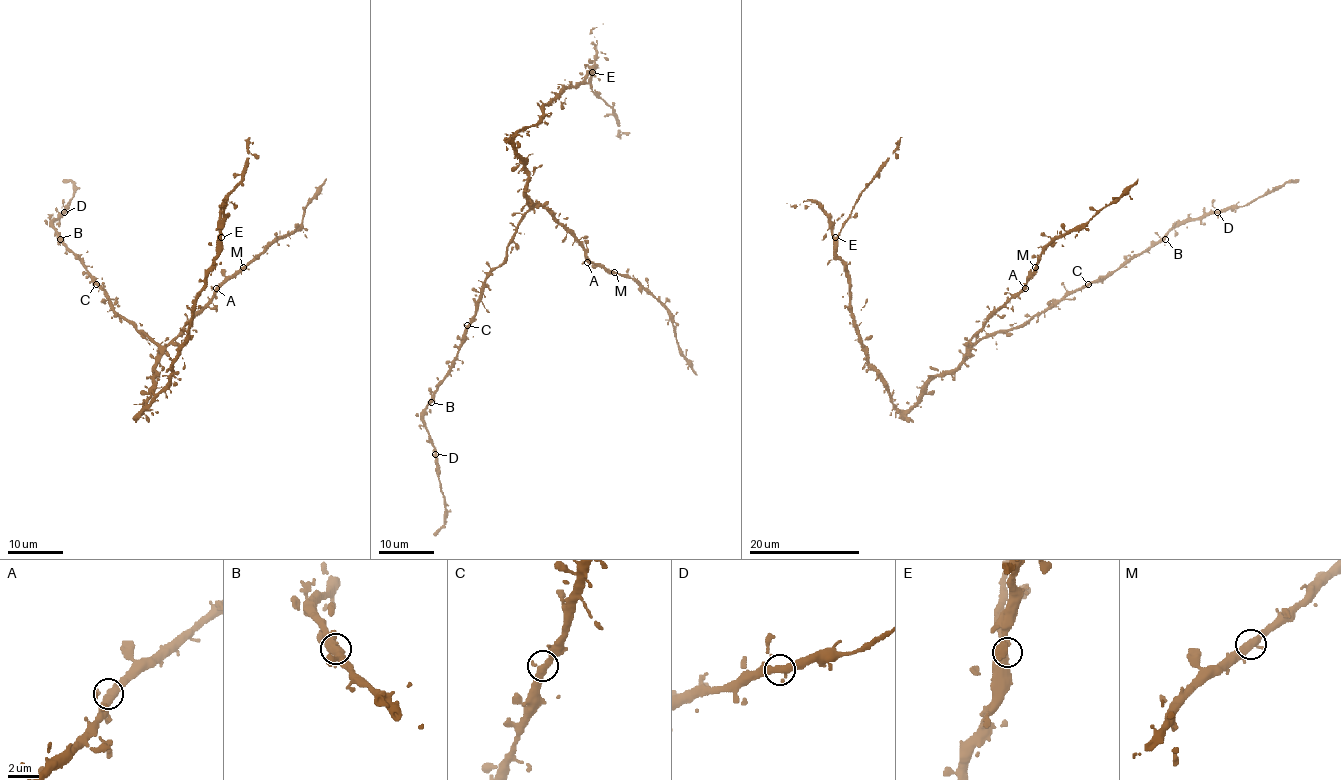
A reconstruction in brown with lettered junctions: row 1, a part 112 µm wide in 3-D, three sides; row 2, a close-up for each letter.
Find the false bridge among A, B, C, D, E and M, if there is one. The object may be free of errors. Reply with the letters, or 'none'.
none

